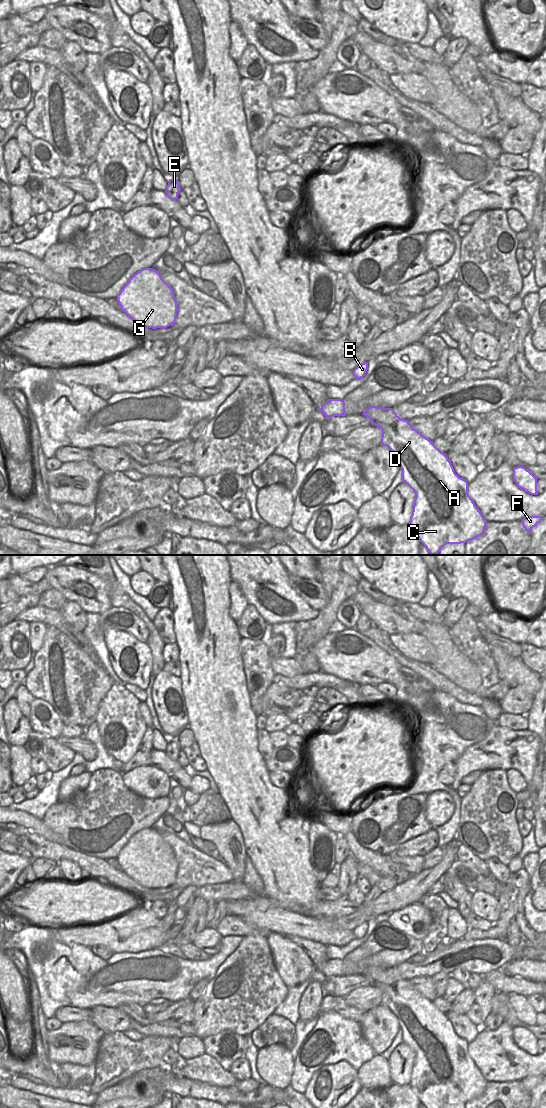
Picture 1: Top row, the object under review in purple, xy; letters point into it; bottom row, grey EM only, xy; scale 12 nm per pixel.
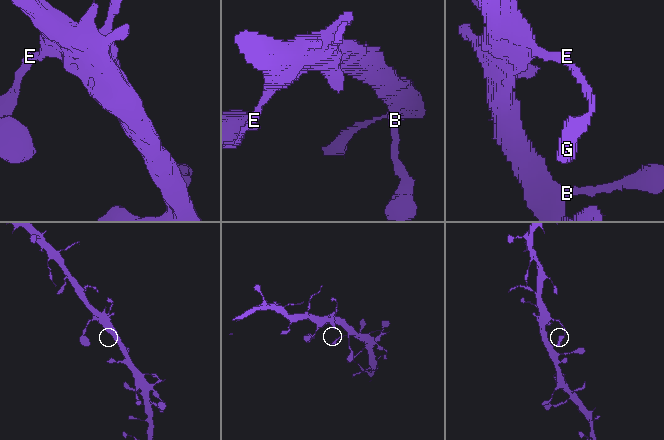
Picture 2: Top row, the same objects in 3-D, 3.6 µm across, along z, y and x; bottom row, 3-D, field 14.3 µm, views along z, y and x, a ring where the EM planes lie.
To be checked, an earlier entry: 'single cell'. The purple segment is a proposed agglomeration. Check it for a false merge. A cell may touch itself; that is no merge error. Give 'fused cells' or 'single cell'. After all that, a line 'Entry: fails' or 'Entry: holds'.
single cell
Entry: holds

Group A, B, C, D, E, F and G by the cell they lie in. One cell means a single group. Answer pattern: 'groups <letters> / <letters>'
groups A B C D E F G

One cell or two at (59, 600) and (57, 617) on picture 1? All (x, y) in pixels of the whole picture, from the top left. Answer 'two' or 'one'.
two

